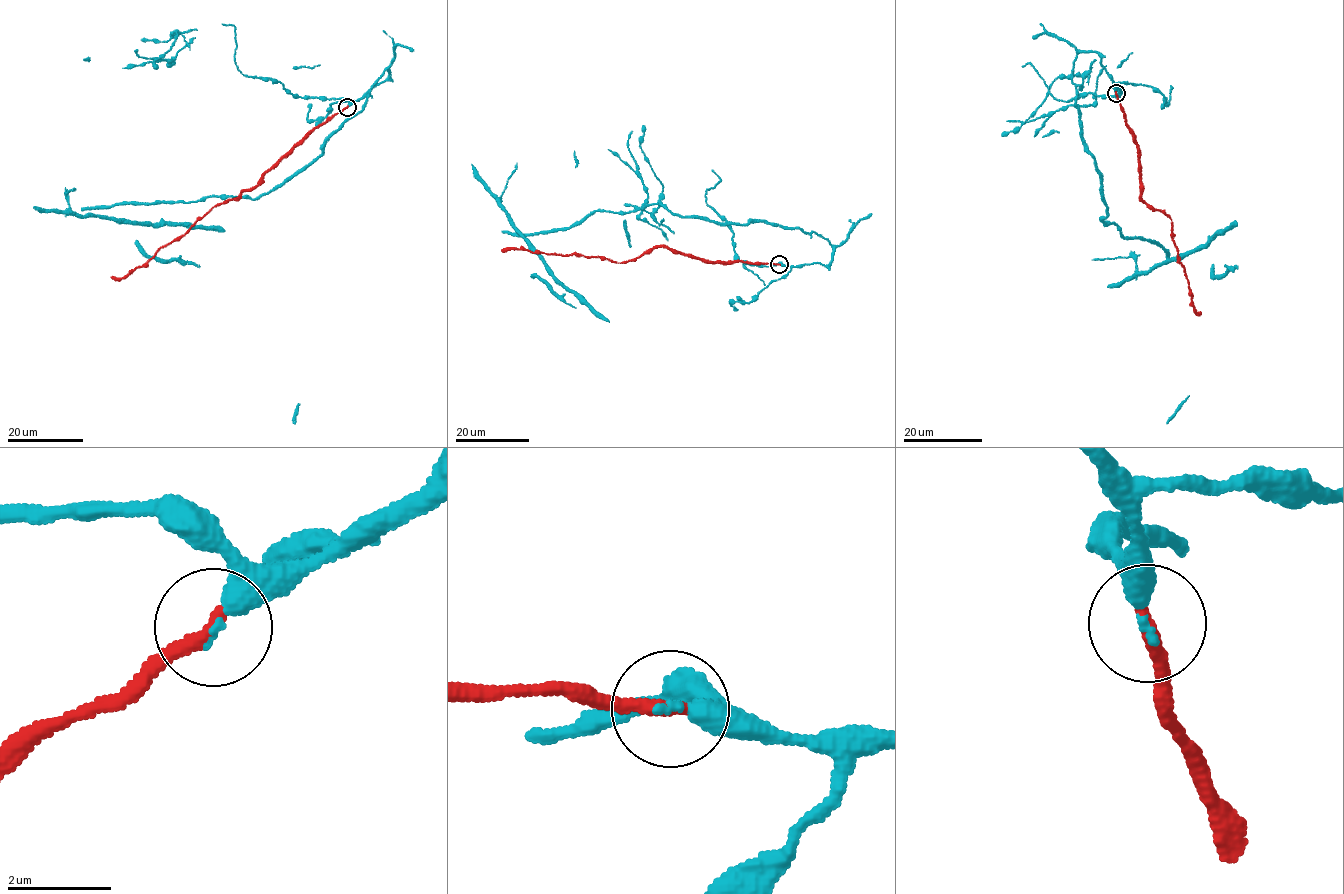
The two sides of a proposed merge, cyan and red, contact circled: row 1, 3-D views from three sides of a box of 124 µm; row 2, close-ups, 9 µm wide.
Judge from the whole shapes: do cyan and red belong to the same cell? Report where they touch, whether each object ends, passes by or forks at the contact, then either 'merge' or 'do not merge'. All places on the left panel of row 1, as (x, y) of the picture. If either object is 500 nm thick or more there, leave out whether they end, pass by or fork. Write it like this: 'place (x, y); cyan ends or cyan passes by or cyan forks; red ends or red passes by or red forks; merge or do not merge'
place (347, 107); cyan ends; red ends; merge

